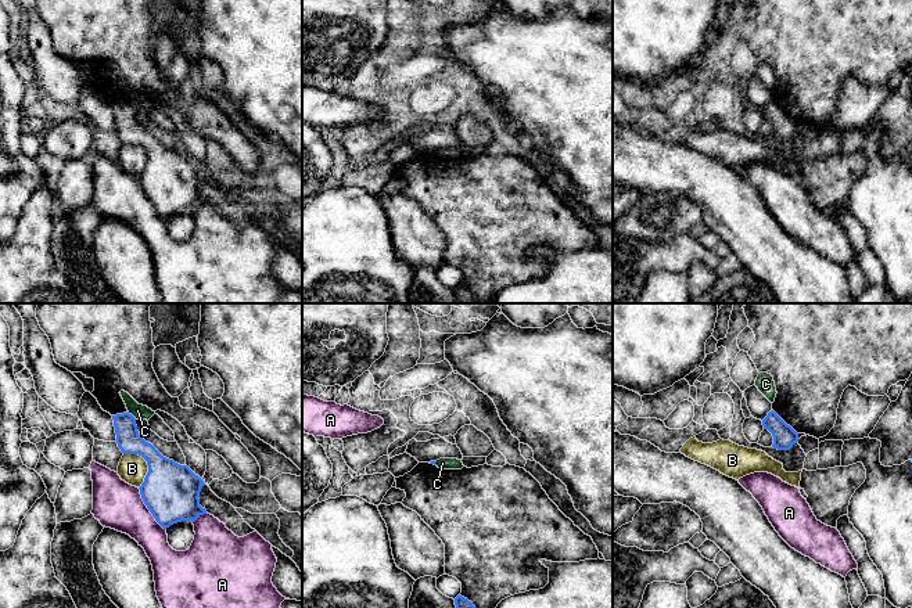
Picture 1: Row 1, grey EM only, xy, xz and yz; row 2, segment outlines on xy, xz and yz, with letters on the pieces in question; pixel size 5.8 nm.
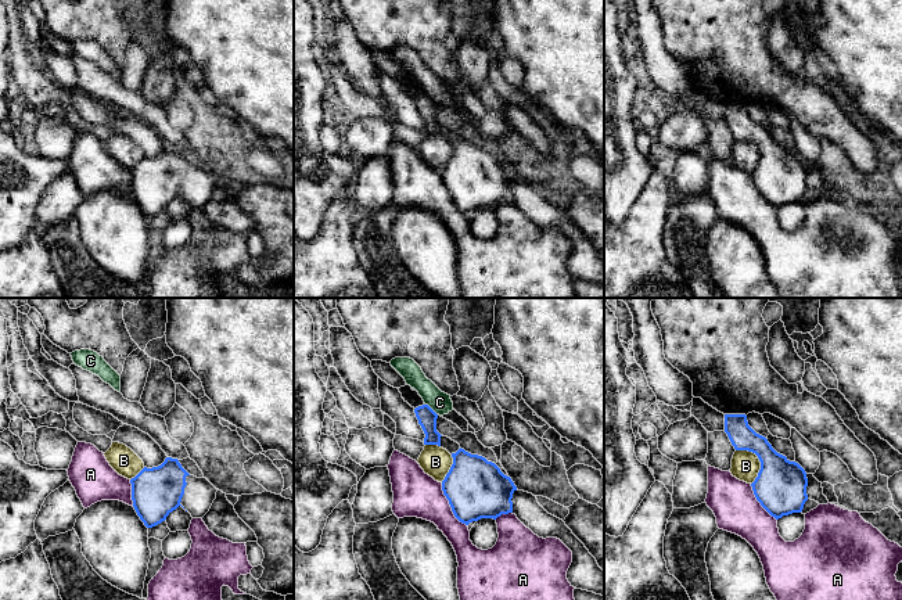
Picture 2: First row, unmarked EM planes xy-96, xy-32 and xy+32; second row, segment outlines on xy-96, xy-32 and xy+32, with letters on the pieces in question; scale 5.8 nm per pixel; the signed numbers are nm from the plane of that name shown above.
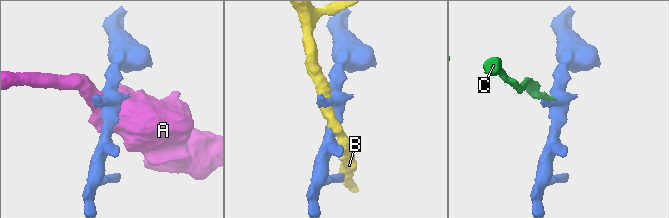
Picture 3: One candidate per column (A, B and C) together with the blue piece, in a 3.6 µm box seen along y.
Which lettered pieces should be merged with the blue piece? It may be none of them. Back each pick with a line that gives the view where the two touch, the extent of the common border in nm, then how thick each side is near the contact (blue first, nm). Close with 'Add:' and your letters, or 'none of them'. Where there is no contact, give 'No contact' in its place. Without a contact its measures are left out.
Add: none of them

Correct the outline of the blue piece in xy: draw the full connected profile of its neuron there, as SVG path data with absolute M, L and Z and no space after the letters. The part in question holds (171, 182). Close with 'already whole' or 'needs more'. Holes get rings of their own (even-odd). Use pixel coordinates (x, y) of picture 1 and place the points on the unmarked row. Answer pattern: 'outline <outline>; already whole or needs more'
outline M116 104L112 109L121 141L139 144L147 151L148 162L139 179L155 211L166 219L182 211L194 212L200 205L207 204L198 188L204 170L187 155L164 147L146 132L139 125L136 108L132 104Z; already whole

